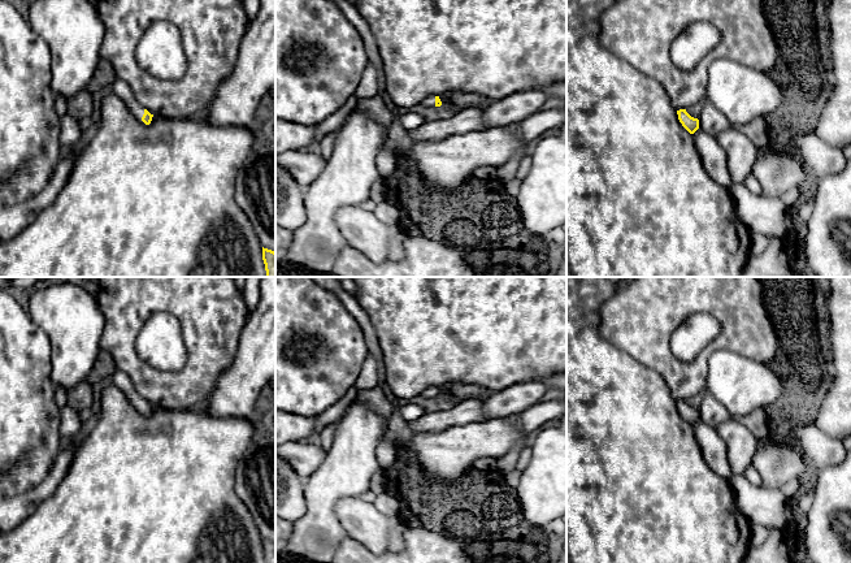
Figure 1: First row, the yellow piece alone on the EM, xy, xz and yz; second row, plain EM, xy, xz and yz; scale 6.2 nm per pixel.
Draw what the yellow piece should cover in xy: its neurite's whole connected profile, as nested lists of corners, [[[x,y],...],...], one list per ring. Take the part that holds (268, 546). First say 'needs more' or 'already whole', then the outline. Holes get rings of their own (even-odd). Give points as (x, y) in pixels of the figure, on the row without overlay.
already whole; [[[262,538],[262,551],[266,563],[275,563],[275,543]]]

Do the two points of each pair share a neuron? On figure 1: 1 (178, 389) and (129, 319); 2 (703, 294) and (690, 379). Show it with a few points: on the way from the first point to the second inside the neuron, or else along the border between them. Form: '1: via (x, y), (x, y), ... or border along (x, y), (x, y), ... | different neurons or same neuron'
1: via (156, 386), (127, 358), (127, 341) | same neuron
2: via (724, 315), (725, 334), (702, 358) | same neuron

